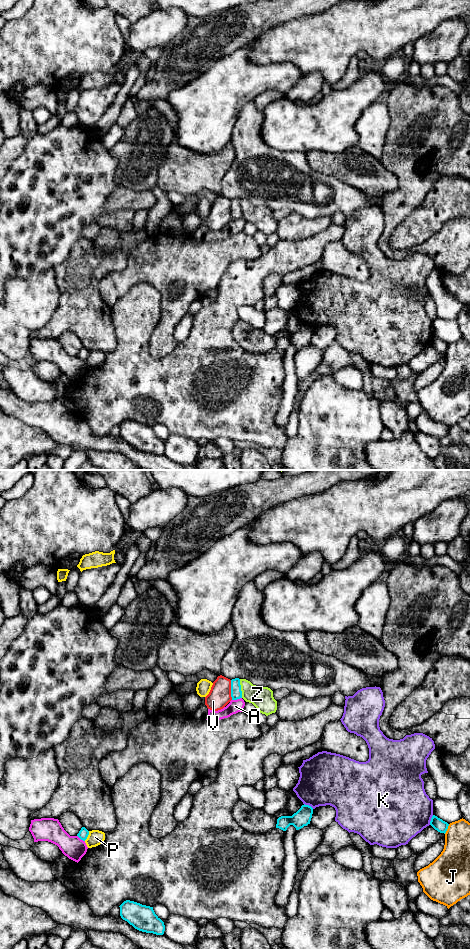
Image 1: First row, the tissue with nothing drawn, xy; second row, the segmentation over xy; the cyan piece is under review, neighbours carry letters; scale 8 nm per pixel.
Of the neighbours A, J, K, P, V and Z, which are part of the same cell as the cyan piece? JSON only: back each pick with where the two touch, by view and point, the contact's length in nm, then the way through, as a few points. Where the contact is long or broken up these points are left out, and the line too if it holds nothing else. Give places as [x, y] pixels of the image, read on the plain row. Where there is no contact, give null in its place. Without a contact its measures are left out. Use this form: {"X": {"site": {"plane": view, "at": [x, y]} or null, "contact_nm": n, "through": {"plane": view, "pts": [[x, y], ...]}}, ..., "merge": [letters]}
{"merge": []}

